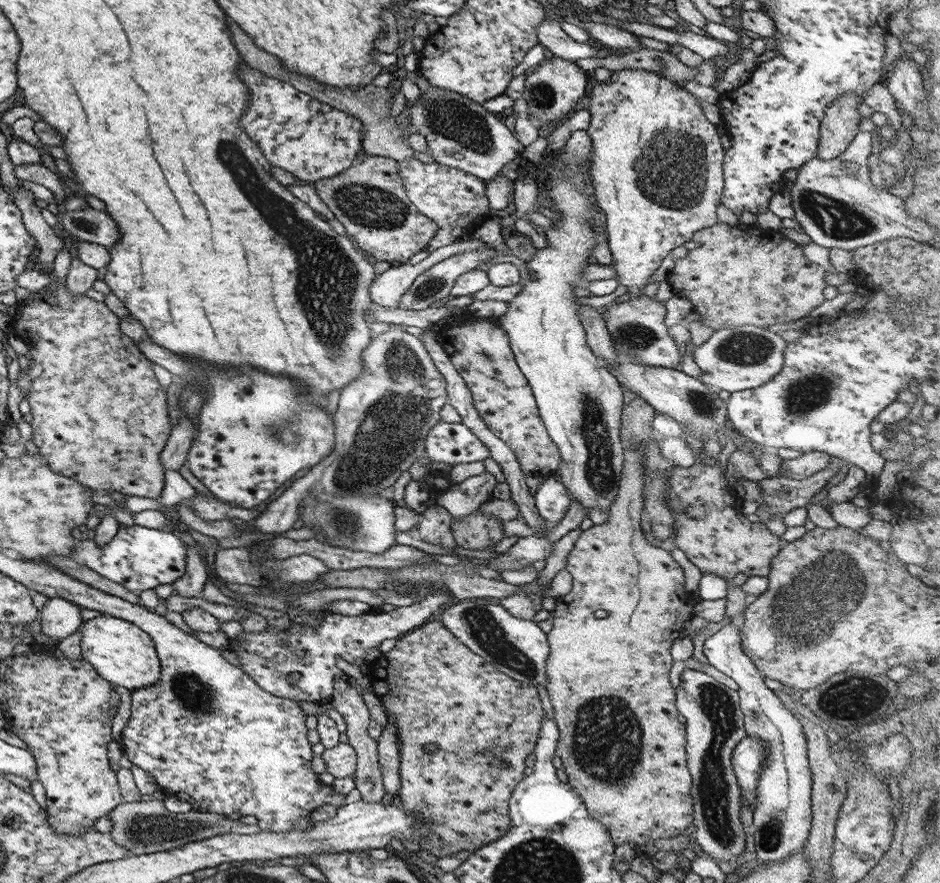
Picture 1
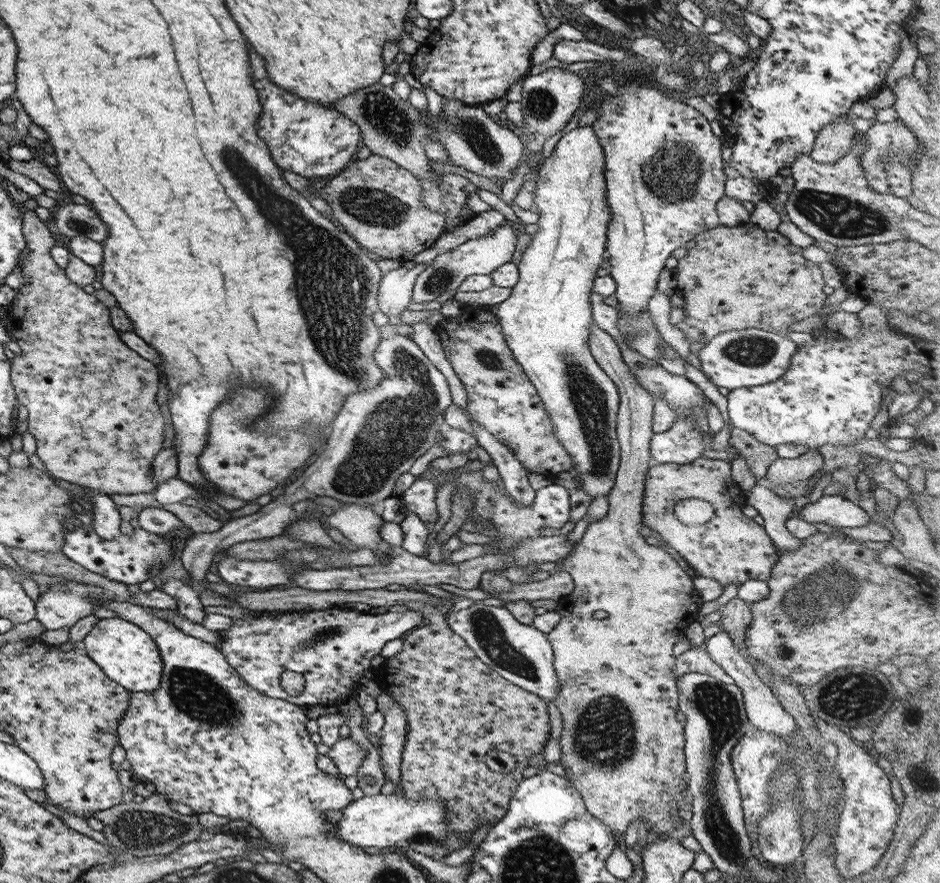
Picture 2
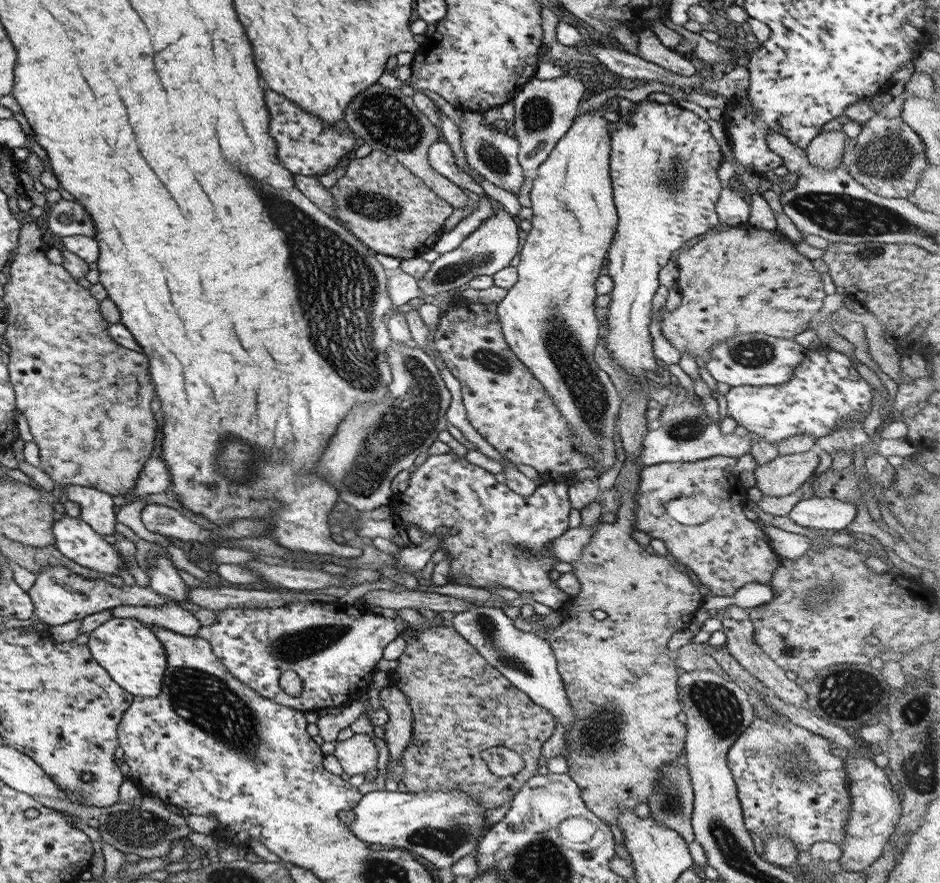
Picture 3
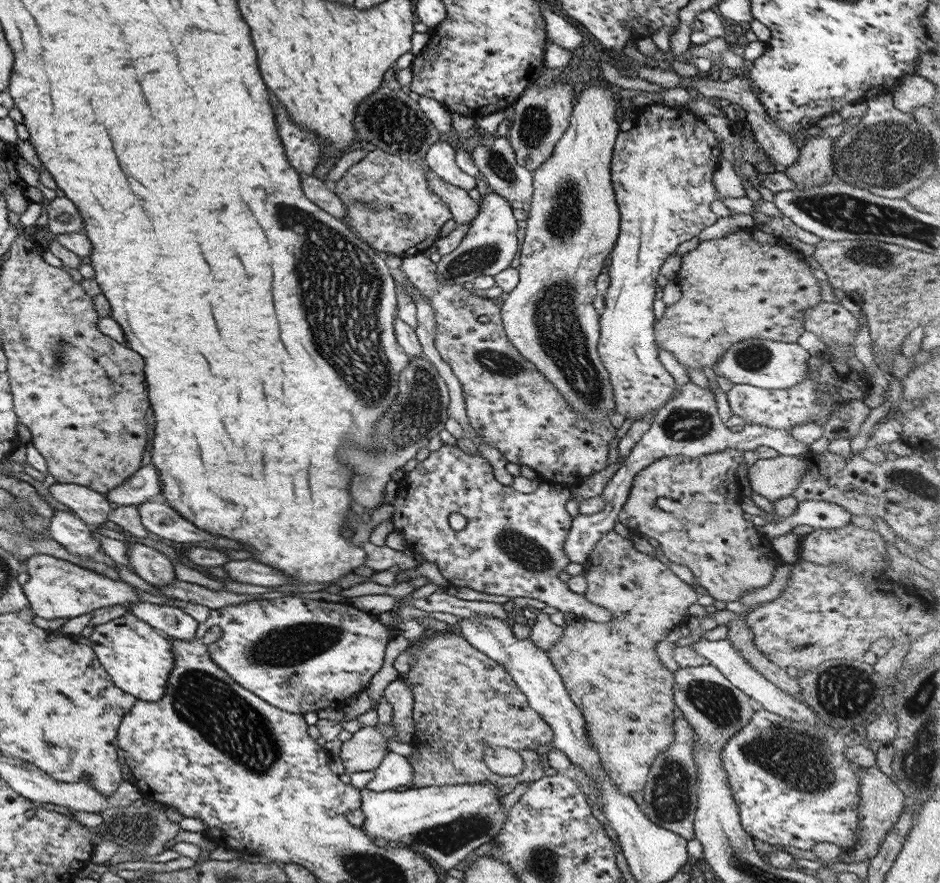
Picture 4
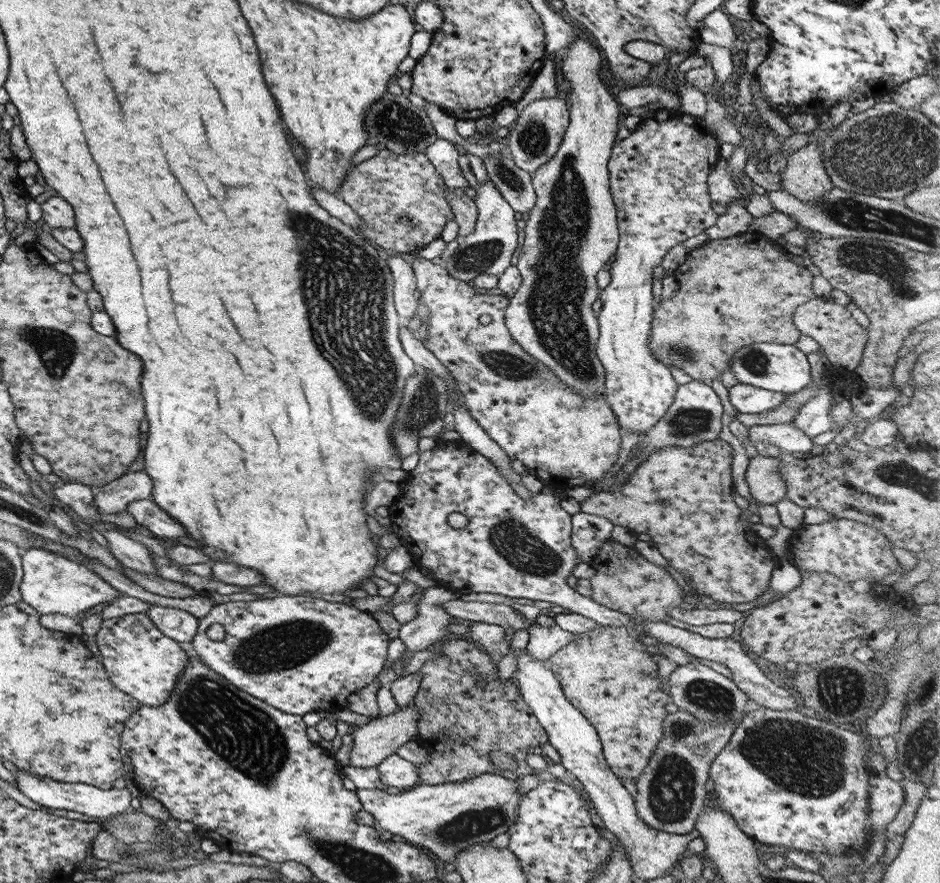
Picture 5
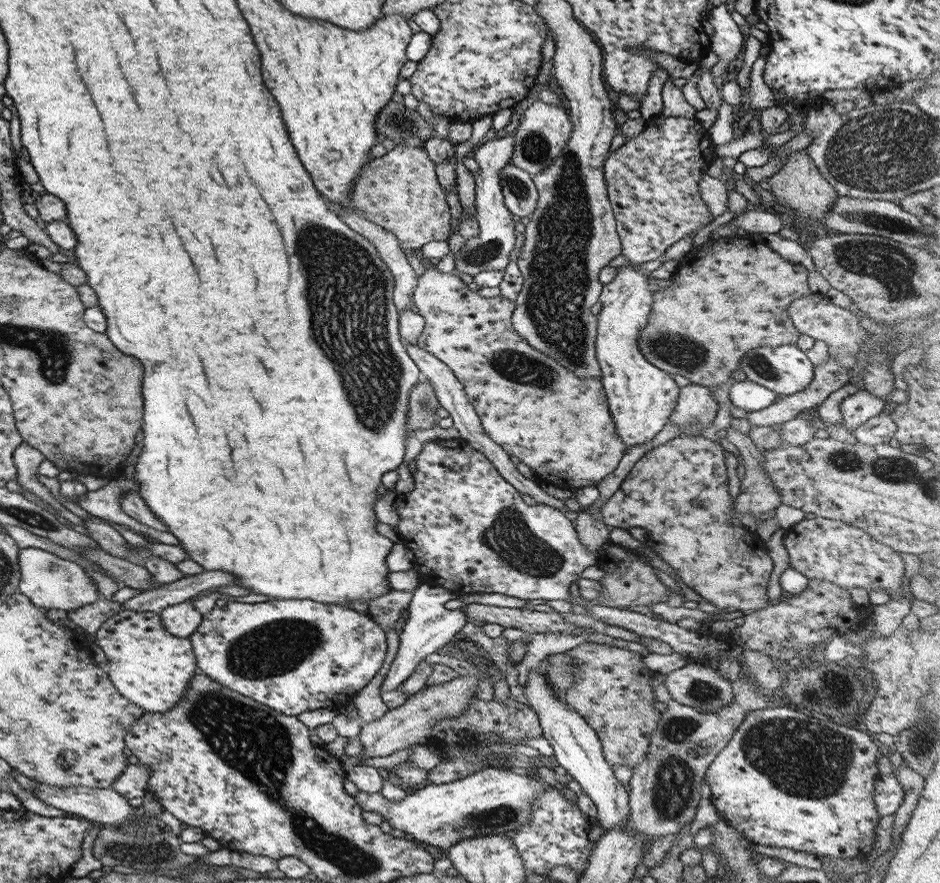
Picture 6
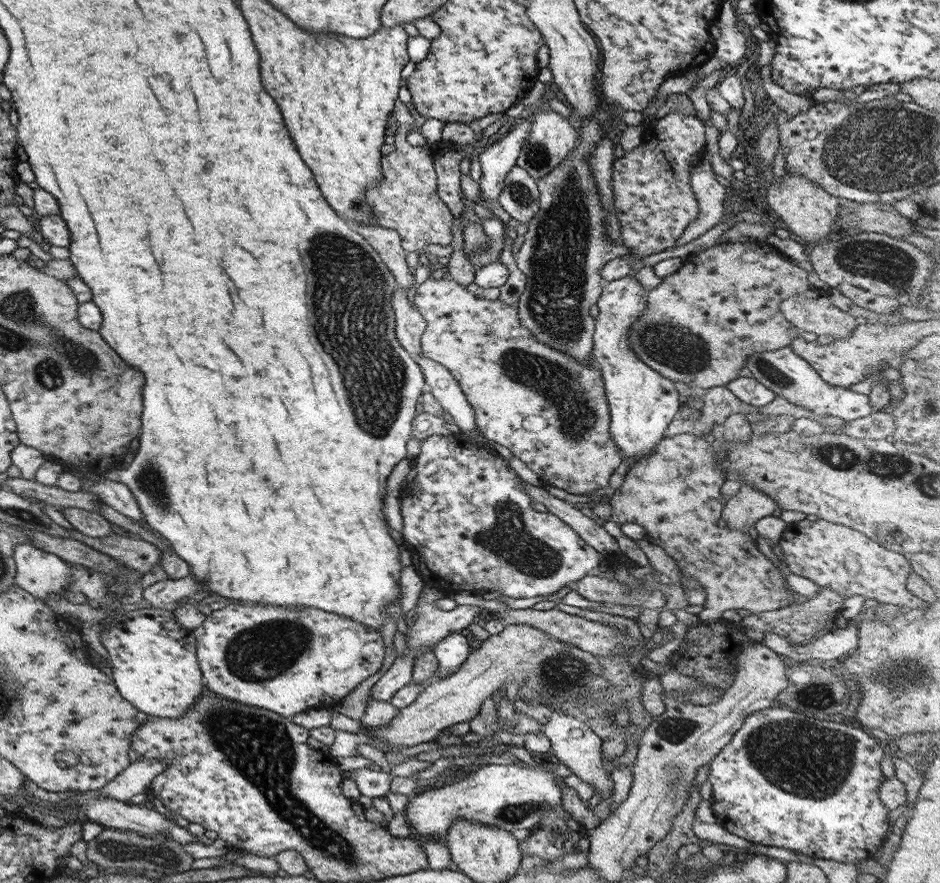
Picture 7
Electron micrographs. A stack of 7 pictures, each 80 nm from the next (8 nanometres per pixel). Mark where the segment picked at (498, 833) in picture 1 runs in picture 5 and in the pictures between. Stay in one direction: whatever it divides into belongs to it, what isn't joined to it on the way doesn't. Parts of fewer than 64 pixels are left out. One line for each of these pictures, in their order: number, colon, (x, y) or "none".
2: (457, 709)
3: (460, 706)
4: (462, 702)
5: (464, 712)

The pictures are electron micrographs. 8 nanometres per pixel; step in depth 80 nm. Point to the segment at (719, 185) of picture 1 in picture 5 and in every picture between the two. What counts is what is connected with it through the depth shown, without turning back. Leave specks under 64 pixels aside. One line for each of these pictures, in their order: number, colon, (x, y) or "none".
2: (662, 166)
3: (663, 162)
4: (660, 171)
5: (657, 175)

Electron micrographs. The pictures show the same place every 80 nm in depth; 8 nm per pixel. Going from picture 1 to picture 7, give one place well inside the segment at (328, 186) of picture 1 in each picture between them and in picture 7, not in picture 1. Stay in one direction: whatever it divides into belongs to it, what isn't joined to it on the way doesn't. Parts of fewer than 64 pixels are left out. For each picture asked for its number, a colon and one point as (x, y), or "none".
2: (376, 202)
3: (388, 209)
4: (388, 205)
5: (400, 201)
6: (399, 191)
7: (405, 200)

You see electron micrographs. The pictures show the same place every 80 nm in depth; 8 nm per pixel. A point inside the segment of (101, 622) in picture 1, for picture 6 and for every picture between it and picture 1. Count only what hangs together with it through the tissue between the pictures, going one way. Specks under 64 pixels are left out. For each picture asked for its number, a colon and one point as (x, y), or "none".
2: (128, 656)
3: (133, 658)
4: (138, 659)
5: (141, 662)
6: (150, 668)

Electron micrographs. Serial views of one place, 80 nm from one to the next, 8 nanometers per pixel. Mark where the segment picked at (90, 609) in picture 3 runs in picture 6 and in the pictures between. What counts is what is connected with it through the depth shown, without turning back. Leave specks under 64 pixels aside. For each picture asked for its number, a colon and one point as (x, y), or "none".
4: (55, 589)
5: (51, 584)
6: (48, 581)

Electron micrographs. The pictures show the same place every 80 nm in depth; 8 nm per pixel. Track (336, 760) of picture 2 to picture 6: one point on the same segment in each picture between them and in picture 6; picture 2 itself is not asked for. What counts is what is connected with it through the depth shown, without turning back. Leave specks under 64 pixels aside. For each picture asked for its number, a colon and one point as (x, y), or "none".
3: (357, 754)
4: (367, 746)
5: (377, 739)
6: (410, 723)

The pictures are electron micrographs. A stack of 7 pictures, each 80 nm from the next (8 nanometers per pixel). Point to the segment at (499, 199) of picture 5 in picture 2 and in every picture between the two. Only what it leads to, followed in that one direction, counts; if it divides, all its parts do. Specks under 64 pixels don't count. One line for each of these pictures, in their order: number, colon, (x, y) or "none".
2: (448, 269)
3: (489, 248)
4: (489, 245)

